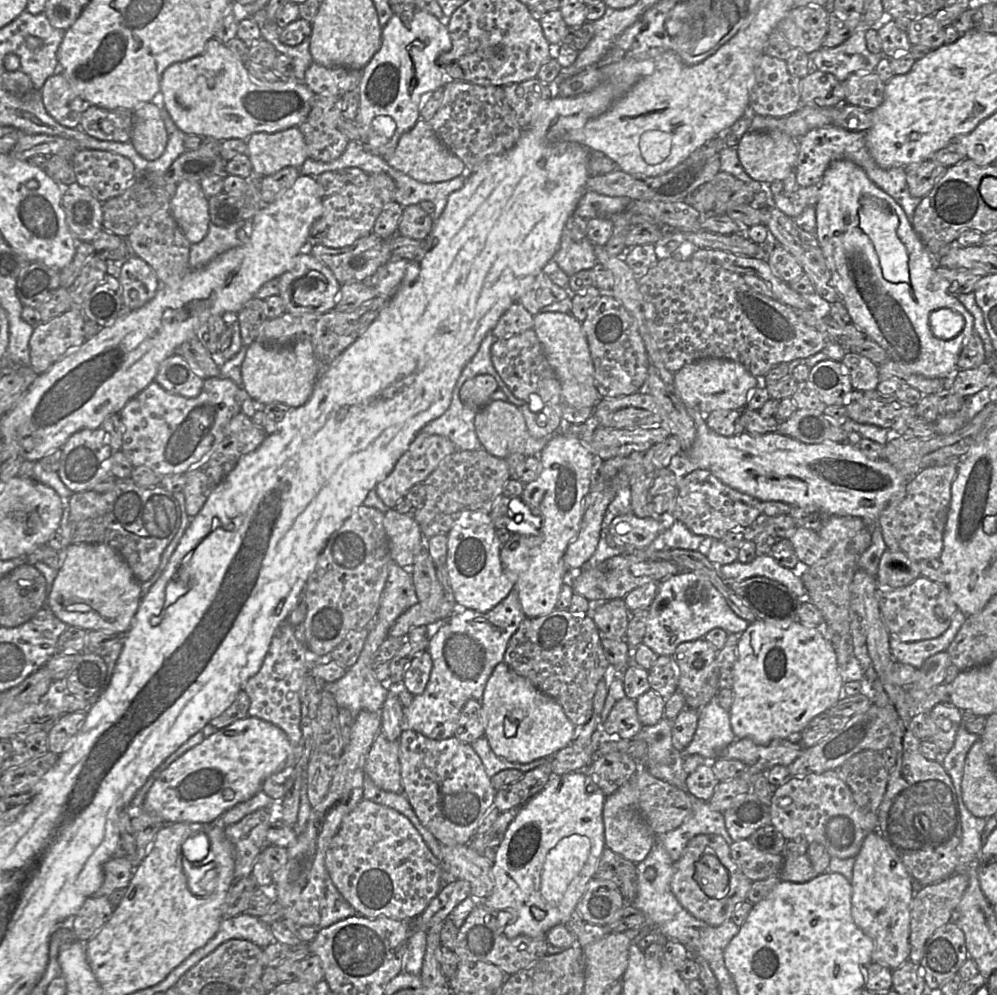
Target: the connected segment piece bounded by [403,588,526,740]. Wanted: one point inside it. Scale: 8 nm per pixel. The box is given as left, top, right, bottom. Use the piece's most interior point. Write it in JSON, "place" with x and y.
{"place":[467,647]}

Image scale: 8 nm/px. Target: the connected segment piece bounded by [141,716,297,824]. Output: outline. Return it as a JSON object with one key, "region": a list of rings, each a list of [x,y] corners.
{"region":[[[247,716],[218,729],[163,770],[148,790],[141,809],[162,818],[167,824],[212,824],[218,822],[225,811],[253,797],[261,790],[266,778],[283,776],[296,762],[297,749],[292,747],[282,729],[260,718]]]}

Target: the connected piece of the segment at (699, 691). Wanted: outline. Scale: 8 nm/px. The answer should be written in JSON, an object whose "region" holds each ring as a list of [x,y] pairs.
{"region":[[[704,638],[681,643],[672,654],[680,672],[677,689],[685,697],[686,708],[702,710],[719,688],[716,650]]]}

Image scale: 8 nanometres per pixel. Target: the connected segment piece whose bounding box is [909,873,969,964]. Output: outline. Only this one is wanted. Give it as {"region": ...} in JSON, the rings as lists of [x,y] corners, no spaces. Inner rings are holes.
{"region":[[[966,873],[954,874],[944,881],[924,886],[918,892],[914,893],[911,904],[909,933],[909,960],[911,962],[920,964],[926,941],[932,936],[935,930],[951,922],[953,911],[958,906],[968,883],[969,877]]]}

